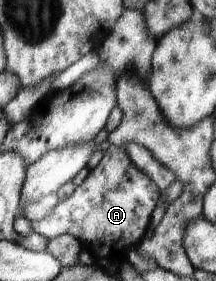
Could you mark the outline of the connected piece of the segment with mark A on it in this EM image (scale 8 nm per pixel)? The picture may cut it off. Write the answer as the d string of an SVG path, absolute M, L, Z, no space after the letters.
M110 145L103 151L103 158L89 170L82 184L63 201L58 201L53 212L31 223L36 233L54 239L65 233L76 238L83 248L92 252L95 260L125 262L129 251L137 248L148 230L150 218L162 196L153 179L138 169L122 147Z

